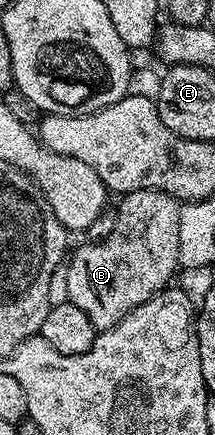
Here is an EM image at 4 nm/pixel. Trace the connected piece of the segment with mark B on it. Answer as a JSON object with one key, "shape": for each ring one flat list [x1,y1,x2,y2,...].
{"shape":[[136,190,124,195,120,202,111,234,101,242,86,241,67,262,69,301,87,312,87,320,99,332,119,324,139,304,160,294,179,270,182,203,158,190]]}

